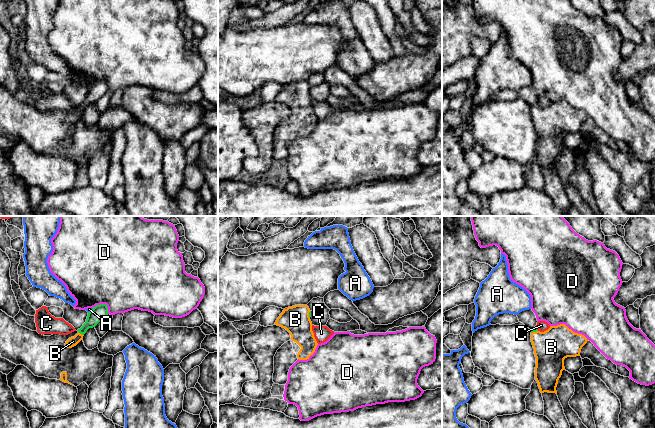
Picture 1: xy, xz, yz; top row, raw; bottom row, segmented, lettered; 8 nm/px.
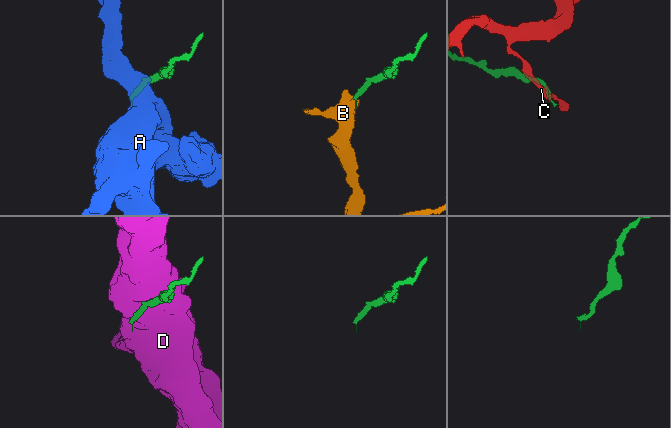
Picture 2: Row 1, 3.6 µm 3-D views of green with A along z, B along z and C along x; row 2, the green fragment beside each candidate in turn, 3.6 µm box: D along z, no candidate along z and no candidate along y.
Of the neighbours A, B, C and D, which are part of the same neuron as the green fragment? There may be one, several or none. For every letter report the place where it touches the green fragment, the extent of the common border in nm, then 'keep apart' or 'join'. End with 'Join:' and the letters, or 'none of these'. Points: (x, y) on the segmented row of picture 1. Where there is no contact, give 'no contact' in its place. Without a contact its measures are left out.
A: meets green in xy at (91, 310); contact 60 nm long; keep apart
B: meets green in xy at (81, 333); contact 60 nm long; join
C: meets green in yz at (536, 328); contact 50 nm long; keep apart
D: meets green in xy at (103, 304); contact 140 nm long; keep apart
Join: B

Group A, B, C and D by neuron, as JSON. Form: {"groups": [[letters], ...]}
{"groups": [["A"], ["B"], ["C"], ["D"]]}

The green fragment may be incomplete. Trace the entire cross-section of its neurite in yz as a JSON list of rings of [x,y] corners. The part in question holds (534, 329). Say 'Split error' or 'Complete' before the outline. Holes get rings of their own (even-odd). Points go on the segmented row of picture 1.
Split error. [[[565,324],[550,326],[544,332],[530,329],[531,342],[536,357],[535,379],[541,393],[556,393],[558,380],[565,370],[564,359],[580,356],[587,338],[573,332]]]

